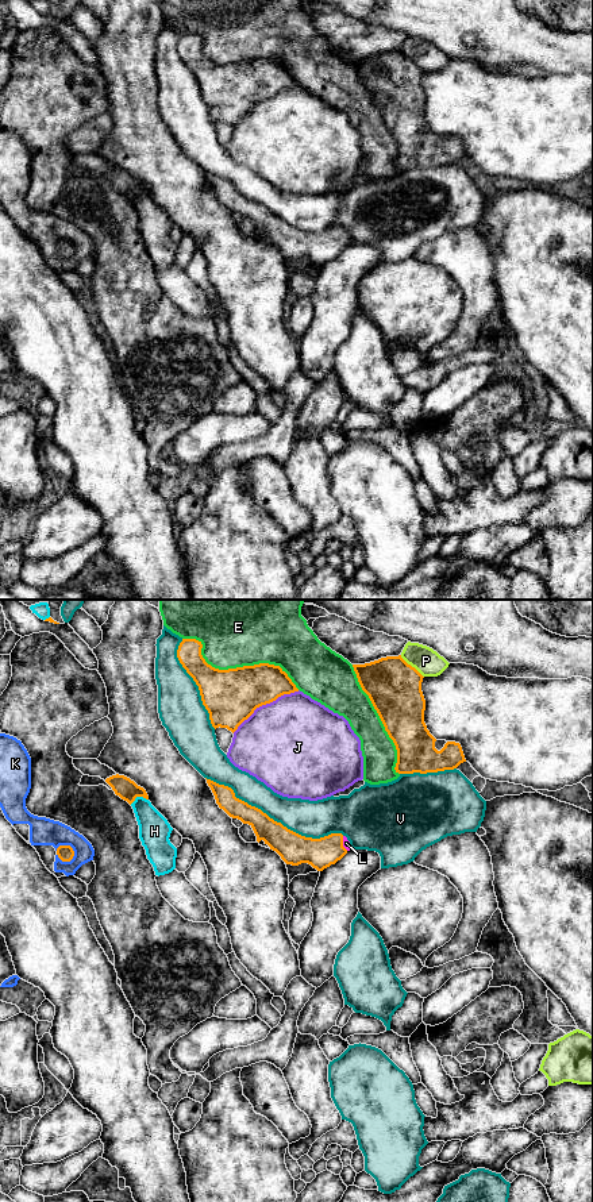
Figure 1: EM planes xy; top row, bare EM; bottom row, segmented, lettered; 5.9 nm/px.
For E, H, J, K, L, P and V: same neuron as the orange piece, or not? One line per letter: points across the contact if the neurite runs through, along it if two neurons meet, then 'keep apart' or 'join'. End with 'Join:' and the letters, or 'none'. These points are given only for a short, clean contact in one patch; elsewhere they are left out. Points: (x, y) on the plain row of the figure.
E: keep apart
H: keep apart
J: keep apart
K: keep apart
L: across xy (322, 247), (342, 238), (346, 238) | join
P: keep apart
V: keep apart
Join: L

